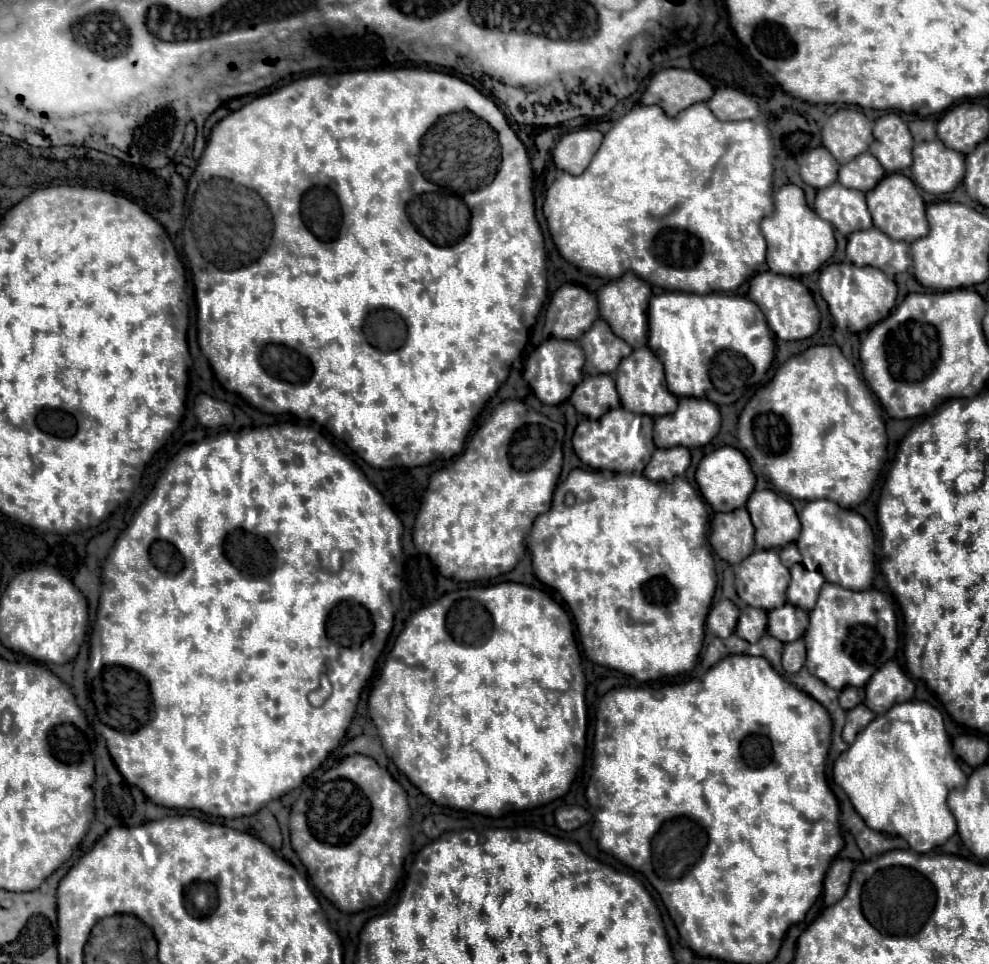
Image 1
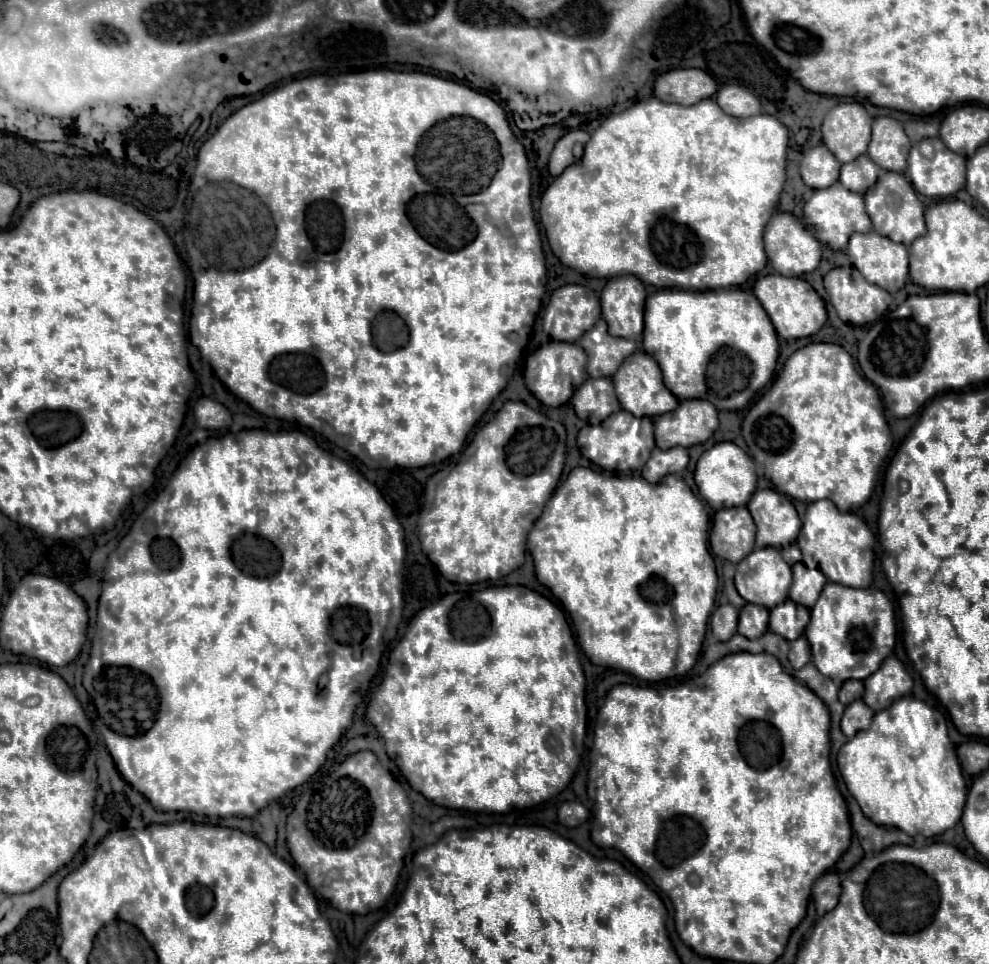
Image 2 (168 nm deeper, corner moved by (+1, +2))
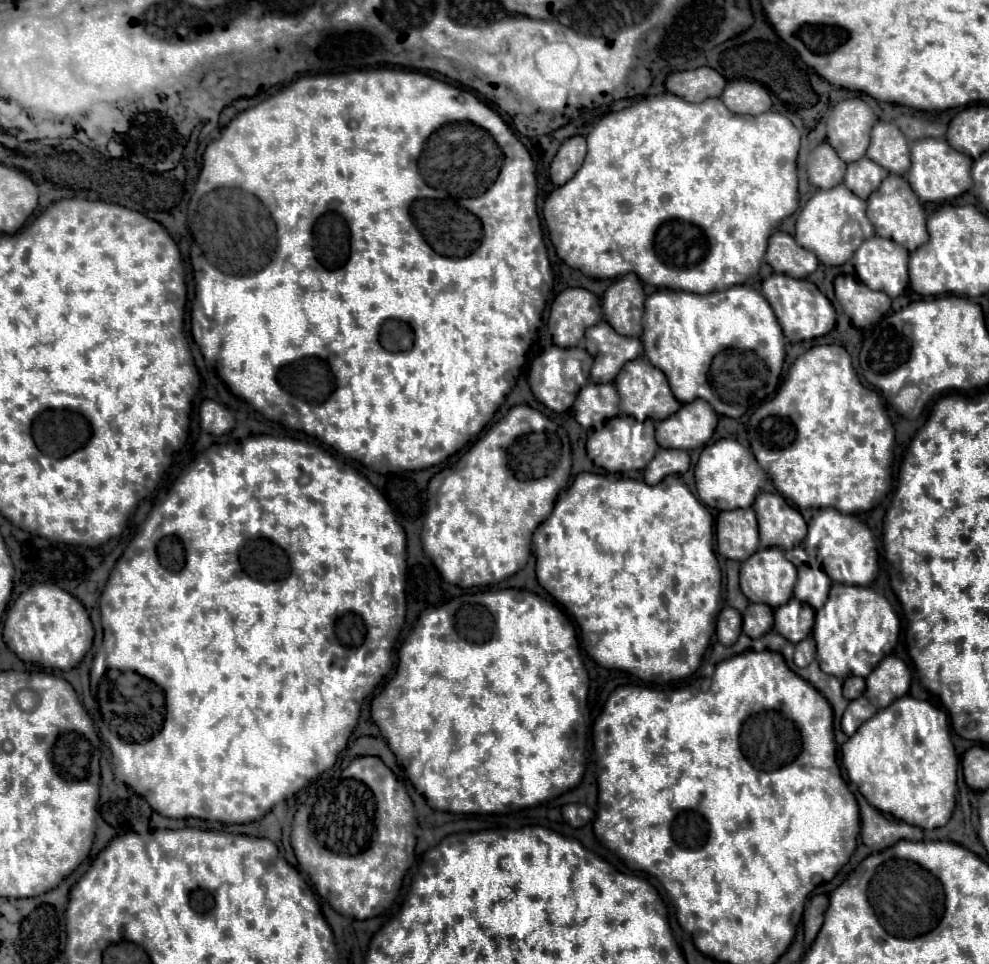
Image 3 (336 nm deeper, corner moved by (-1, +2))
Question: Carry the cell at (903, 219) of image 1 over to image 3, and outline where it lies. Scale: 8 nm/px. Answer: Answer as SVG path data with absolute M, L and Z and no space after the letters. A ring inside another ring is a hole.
M890 174L882 182L882 186L870 194L866 214L868 214L868 220L872 222L876 234L880 234L882 238L892 238L894 242L900 242L900 246L904 246L908 252L916 250L918 246L922 246L928 240L924 208L922 208L920 200L916 198L914 190L908 186L906 178L902 178L902 176Z

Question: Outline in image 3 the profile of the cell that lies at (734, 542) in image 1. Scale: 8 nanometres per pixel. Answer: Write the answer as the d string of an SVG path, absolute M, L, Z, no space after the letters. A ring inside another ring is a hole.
M752 508L720 512L716 520L718 554L730 560L750 558L758 550L758 524Z

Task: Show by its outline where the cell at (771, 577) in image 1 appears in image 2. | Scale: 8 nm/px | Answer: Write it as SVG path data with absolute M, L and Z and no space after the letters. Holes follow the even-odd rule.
M760 548L736 566L736 590L752 604L774 608L788 598L792 568L782 560L780 550Z

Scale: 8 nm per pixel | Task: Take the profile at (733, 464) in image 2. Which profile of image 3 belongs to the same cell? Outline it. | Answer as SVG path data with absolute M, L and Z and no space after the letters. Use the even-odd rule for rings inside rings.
M726 438L702 450L694 476L696 476L696 490L700 500L714 510L750 508L756 494L762 490L766 482L766 472L760 468L754 454L748 448L744 448L740 442Z

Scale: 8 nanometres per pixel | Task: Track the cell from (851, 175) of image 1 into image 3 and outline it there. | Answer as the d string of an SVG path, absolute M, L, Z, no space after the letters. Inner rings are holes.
M860 158L852 164L848 164L846 176L844 176L844 184L862 200L868 198L868 194L872 194L872 190L876 190L876 186L880 186L880 182L888 176L888 172L878 166L876 162L872 162L870 158Z

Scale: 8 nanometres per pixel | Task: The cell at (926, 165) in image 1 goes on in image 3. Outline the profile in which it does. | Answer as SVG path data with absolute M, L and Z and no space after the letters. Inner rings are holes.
M938 138L916 140L912 144L910 158L912 158L912 166L906 174L906 180L910 182L912 190L918 194L918 198L922 202L952 200L956 196L964 194L972 186L972 174L970 174L972 158L958 150L952 150L944 138L942 140L938 140Z

